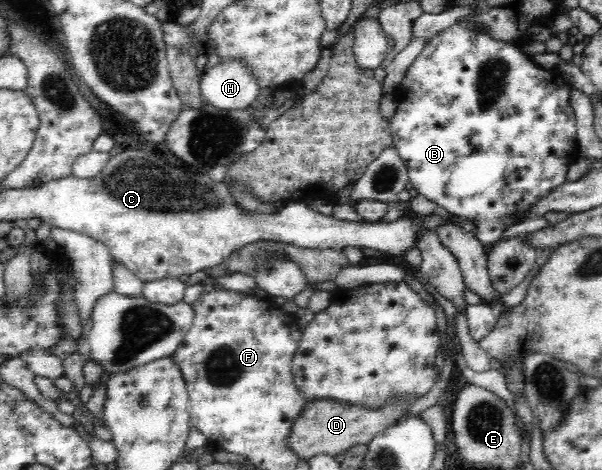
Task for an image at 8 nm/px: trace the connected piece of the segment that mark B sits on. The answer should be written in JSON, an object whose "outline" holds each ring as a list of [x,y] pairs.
{"outline":[[[454,22],[452,26],[434,34],[425,43],[420,54],[408,66],[402,82],[395,89],[394,96],[398,105],[394,115],[389,119],[392,143],[395,150],[398,151],[399,158],[406,165],[409,181],[412,182],[419,194],[432,200],[432,202],[436,202],[440,211],[445,211],[454,217],[460,217],[461,220],[472,223],[477,240],[484,246],[491,245],[501,238],[502,233],[507,228],[528,219],[530,208],[538,200],[562,186],[567,181],[568,166],[579,158],[575,112],[571,105],[571,87],[560,72],[555,69],[542,68],[520,48],[504,44],[501,40],[493,40],[491,36],[485,34],[480,36],[479,32],[468,27],[466,22]]]}

